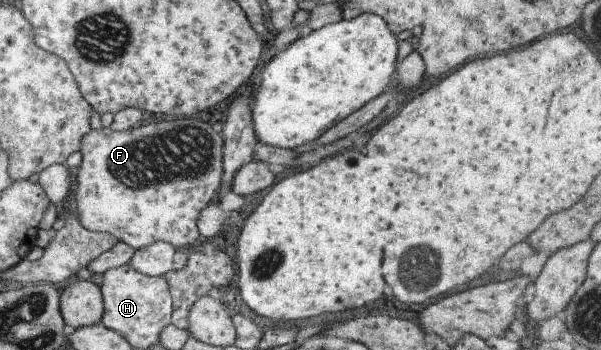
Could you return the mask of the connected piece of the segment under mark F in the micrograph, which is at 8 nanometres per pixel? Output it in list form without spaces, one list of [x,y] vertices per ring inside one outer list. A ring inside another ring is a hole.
[[[180,118],[180,120],[168,120],[168,122],[150,122],[150,124],[142,124],[138,128],[128,128],[128,130],[123,131],[112,130],[109,126],[90,129],[80,141],[79,152],[81,161],[78,171],[74,172],[75,182],[67,202],[79,223],[85,229],[96,231],[97,233],[108,233],[117,241],[122,241],[134,249],[139,249],[158,241],[166,241],[178,250],[188,250],[192,242],[198,238],[199,232],[196,229],[197,216],[209,203],[209,200],[214,198],[223,173],[221,135],[216,133],[210,127],[210,124],[204,124],[204,122],[192,120],[192,118]]]

